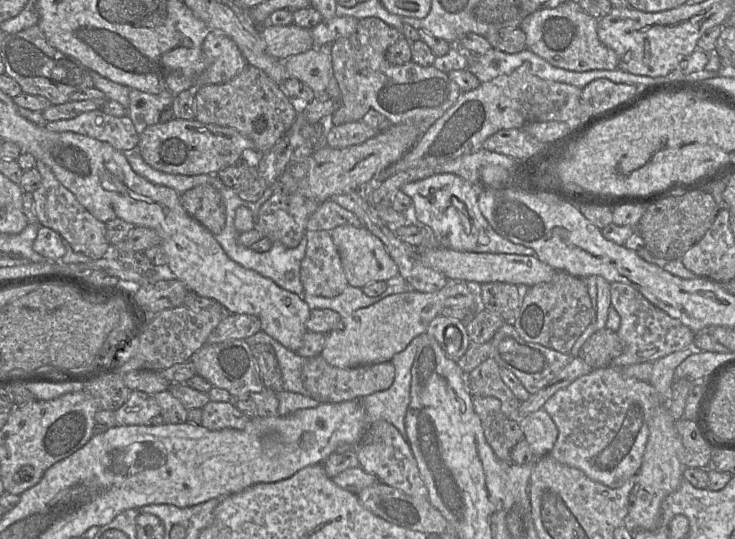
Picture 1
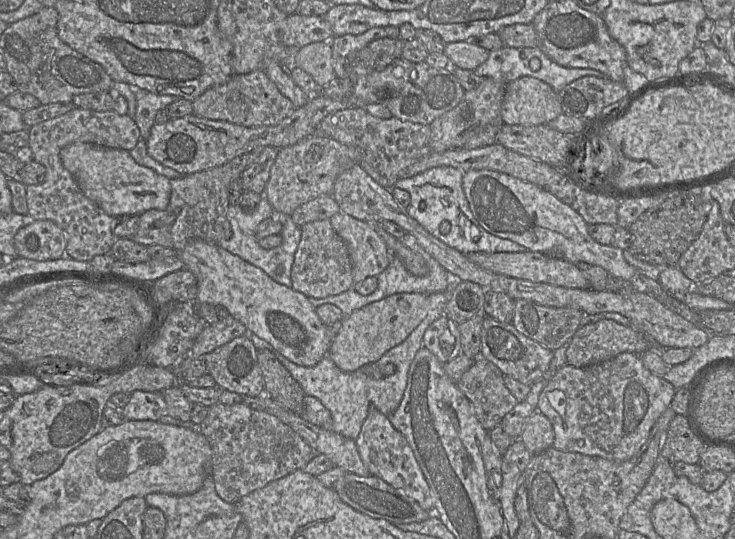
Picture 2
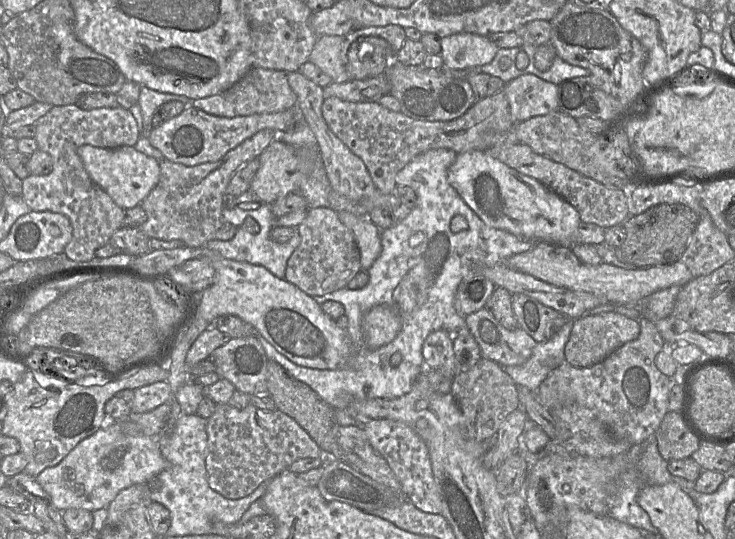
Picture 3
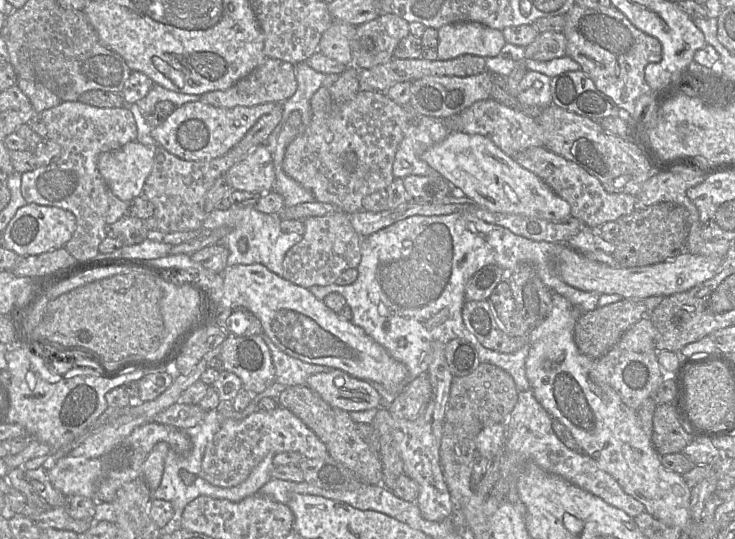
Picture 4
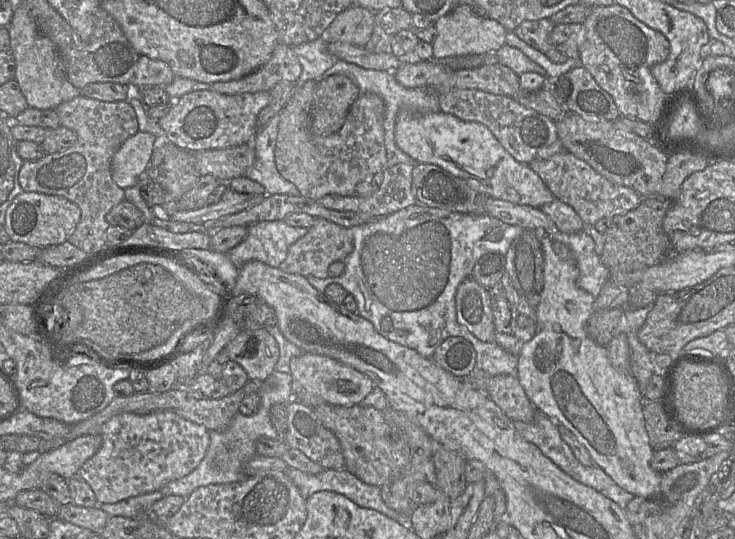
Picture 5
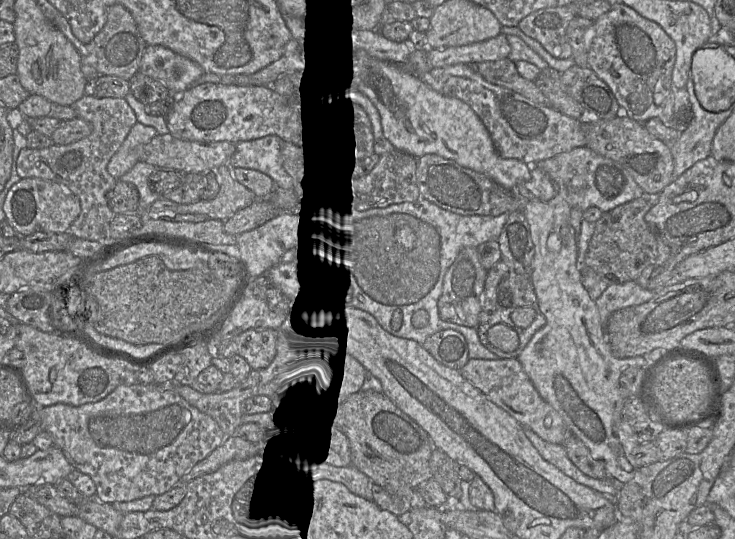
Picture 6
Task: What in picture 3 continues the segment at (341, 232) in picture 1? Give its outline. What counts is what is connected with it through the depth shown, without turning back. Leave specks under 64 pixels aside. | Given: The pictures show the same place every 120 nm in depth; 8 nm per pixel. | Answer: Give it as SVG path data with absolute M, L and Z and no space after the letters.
M341 211L338 217L352 232L360 252L361 269L367 271L381 253L381 230L366 216Z

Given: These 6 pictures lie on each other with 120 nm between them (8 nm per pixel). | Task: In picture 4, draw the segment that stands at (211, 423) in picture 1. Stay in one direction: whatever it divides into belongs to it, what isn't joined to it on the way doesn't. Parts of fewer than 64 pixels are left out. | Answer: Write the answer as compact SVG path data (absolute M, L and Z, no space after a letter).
M278 406L272 411L257 411L244 419L226 419L208 443L202 460L201 477L214 486L229 488L244 482L267 455L298 452L306 459L328 457L325 444L297 416Z

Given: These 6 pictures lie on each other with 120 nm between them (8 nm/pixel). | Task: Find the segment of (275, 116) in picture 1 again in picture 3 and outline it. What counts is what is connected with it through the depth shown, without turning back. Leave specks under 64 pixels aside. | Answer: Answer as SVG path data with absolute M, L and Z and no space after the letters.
M252 67L229 89L215 95L195 99L192 107L203 110L208 114L223 117L247 116L290 109L297 102L297 97L289 85L287 74L282 70Z

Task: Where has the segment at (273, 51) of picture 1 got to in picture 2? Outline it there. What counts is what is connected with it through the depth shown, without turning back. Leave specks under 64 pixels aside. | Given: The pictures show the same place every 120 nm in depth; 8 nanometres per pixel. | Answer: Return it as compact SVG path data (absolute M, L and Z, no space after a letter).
M297 12L288 15L279 29L280 41L294 48L302 48L313 42L330 41L333 37L331 26L323 16L304 16Z

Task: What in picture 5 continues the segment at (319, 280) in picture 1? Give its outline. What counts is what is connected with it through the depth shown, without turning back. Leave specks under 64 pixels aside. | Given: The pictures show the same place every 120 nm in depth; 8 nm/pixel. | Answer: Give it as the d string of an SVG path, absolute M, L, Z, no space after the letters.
M316 218L308 233L289 247L287 256L279 268L285 273L299 274L306 278L327 278L330 264L343 262L352 250L353 241L347 234L347 228L324 218Z

